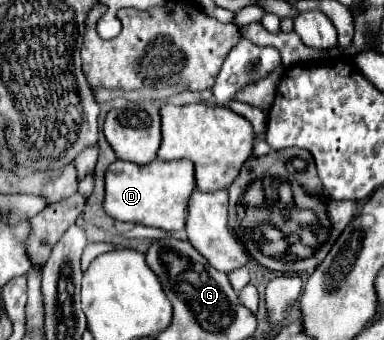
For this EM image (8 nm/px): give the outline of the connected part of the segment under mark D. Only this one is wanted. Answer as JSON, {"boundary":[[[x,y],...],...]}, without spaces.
{"boundary":[[[117,160],[105,174],[105,212],[121,222],[135,222],[175,232],[185,228],[189,198],[195,192],[195,170],[189,160],[155,160],[139,166]]]}

